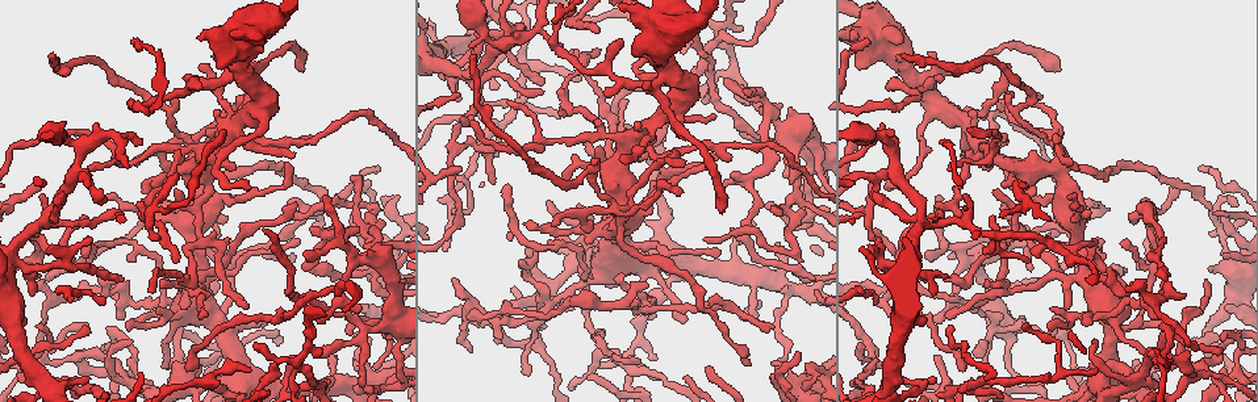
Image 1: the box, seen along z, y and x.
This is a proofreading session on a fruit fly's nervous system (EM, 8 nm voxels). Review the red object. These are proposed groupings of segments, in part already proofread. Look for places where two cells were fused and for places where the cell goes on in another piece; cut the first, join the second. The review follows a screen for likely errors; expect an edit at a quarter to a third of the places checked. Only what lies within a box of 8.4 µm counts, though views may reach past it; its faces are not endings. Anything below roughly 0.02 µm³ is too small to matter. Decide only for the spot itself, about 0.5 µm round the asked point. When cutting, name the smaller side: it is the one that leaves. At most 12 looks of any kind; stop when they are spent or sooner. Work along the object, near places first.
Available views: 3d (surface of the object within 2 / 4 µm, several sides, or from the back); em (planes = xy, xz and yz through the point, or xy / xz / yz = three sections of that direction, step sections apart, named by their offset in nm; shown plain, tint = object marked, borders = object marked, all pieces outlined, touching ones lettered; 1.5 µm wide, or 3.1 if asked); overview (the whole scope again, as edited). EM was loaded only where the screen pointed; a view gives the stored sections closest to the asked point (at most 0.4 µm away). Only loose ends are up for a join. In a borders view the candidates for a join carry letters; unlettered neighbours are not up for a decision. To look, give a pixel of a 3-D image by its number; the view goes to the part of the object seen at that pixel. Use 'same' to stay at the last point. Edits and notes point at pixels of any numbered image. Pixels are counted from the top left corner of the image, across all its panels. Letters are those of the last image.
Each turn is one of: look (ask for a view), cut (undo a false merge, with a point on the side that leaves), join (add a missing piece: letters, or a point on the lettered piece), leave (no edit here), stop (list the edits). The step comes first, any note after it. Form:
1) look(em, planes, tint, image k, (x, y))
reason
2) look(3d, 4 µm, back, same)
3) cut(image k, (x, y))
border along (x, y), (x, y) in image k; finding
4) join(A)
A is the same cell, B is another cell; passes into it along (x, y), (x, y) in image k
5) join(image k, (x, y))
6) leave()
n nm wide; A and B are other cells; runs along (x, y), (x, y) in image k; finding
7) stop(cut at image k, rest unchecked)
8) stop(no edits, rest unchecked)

look(em, planes, borders, image 1, (961, 369))
branch stops here

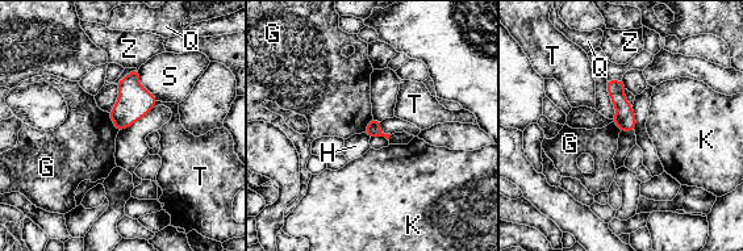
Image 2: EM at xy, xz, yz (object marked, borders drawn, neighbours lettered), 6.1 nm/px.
leave()
90 nm wide; G, H, K, Q, S, T and Z are other cells; border along (108, 113), (112, 124), (119, 130) in image 2; no lettered piece goes on from it

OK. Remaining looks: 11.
look(3d, 4 µm, image 1, (88, 252))
tapers out

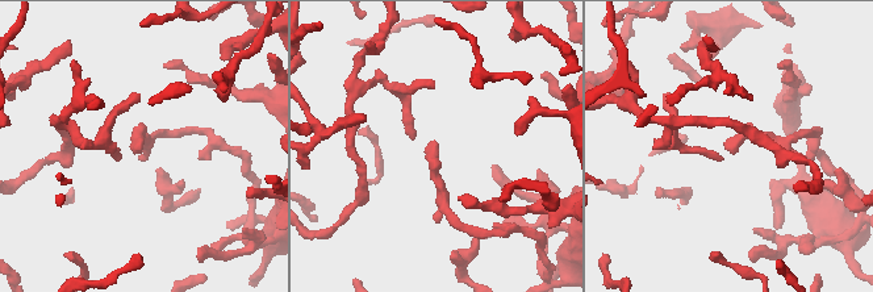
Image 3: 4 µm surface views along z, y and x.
look(em, xz, step 8, tint, image 3, (434, 144))
need the tissue

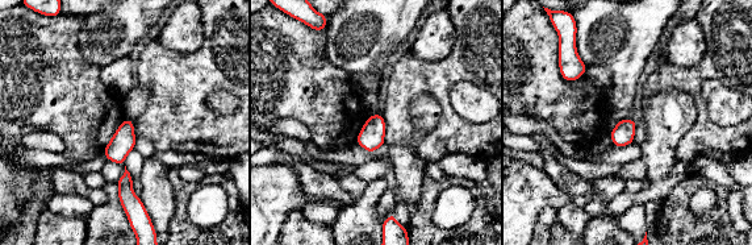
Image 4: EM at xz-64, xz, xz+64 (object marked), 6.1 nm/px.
look(em, xz, step 8, borders, same)
see the neighbours

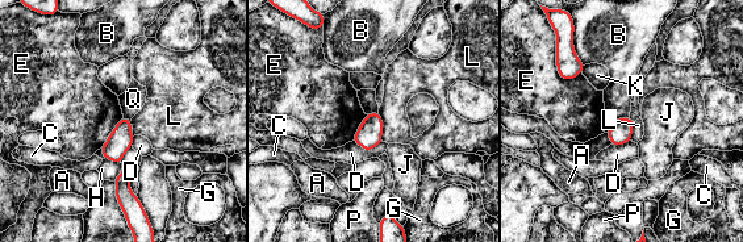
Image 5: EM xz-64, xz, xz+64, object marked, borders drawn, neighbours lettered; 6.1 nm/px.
leave()
140 nm wide; A, B, C, D, E, G, H, J, K, L, P and Q are other cells; border along (378, 112), (383, 124), (383, 141) in image 5; no lettered piece goes on from it

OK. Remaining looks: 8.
look(3d, 4 µm, image 1, (447, 204))
sharp bend

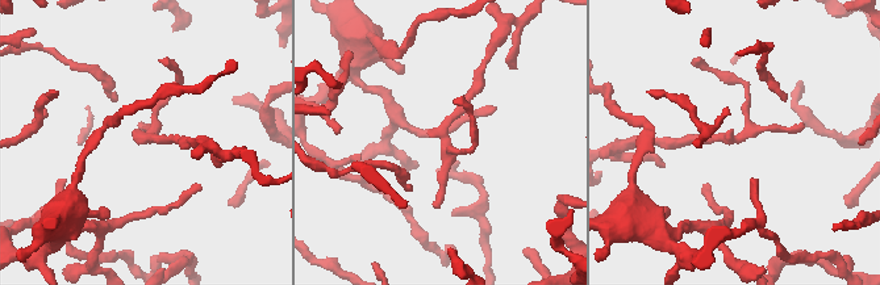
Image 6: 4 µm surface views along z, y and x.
look(em, xz, step 4, tint, image 6, (443, 141))

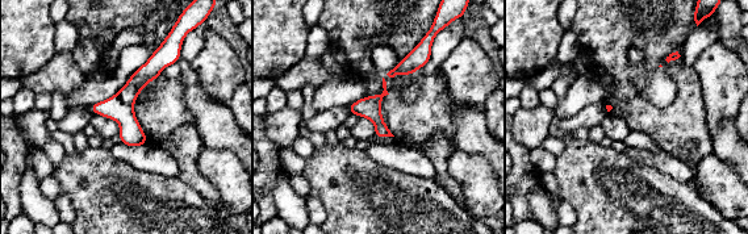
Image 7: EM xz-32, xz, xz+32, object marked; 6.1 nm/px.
look(em, planes, borders, same)
cut it another way

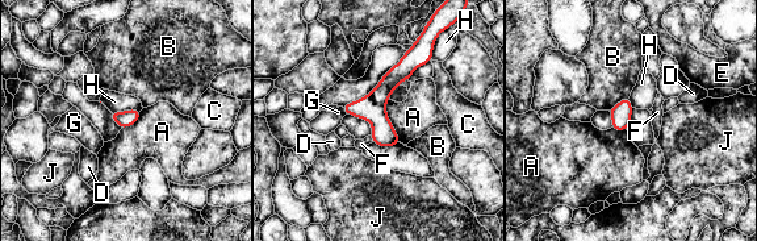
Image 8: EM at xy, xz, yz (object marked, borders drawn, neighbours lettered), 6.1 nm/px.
leave()
A, B, C, D, E, F, G, H and J are other cells; runs along (419, 59), (379, 96), (377, 141) in image 8; continuous, no second cell

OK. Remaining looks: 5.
look(em, yz, step 4, tint, image 1, (43, 224))
abrupt turn

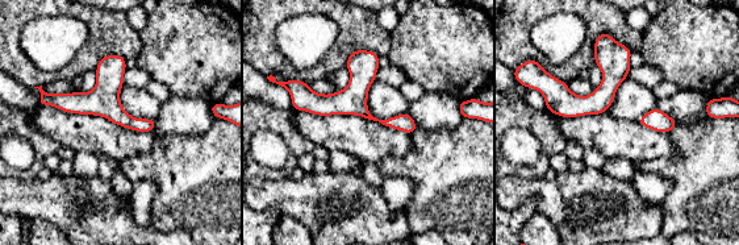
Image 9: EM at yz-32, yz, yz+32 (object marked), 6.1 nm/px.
look(em, yz, step 4, borders, same)

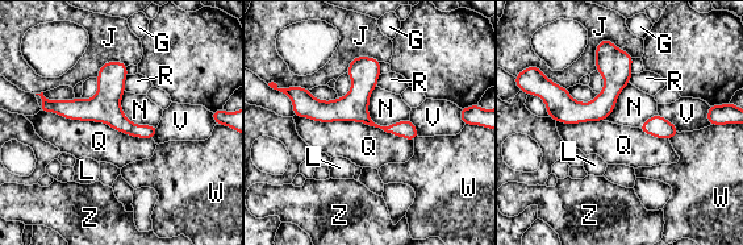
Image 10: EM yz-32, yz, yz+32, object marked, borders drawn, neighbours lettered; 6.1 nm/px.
leave()
G, J, L, N, Q, R, V, W and Z are other cells; runs along (297, 109), (357, 109), (375, 125), (413, 135) in image 10; continuous, no second cell

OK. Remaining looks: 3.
look(3d, 4 µm, image 1, (180, 314))
four or more arms meet

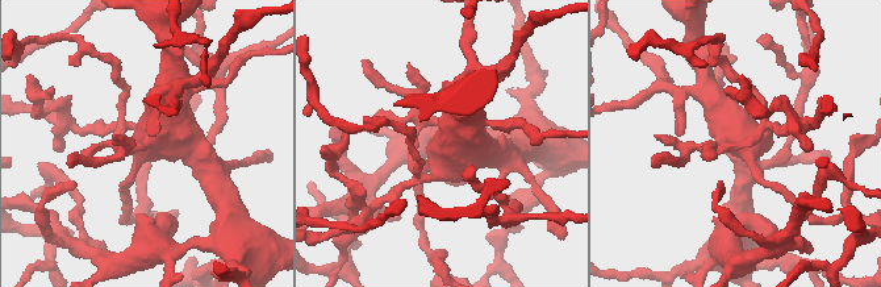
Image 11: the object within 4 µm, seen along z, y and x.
look(em, planes, tint, image 11, (719, 141))

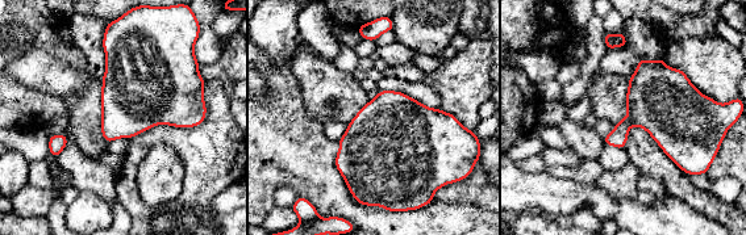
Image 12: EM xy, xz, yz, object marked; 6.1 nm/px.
look(em, planes, borders, same)

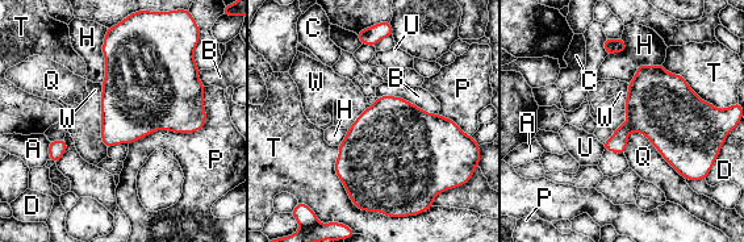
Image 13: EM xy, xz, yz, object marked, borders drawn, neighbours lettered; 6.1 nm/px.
leave()
A, B, C, D, H, P, Q, T, U and W are other cells; border along (205, 87), (199, 130), (129, 145) in image 13; all the same cell

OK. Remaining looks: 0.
stop(no edits, rest unchecked)

